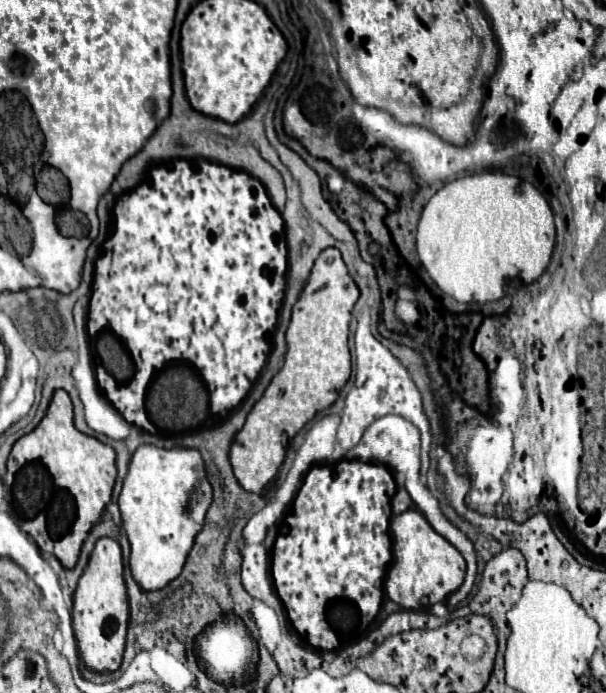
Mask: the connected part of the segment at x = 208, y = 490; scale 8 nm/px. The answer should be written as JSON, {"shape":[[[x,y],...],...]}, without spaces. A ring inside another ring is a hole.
{"shape":[[[152,444],[138,446],[130,460],[118,504],[122,526],[132,548],[132,576],[142,590],[160,590],[180,576],[212,504],[212,486],[204,470],[202,454],[194,448],[166,450]]]}

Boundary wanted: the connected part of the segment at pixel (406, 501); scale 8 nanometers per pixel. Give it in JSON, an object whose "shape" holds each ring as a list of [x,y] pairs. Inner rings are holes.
{"shape":[[[398,488],[396,496],[392,498],[392,514],[398,516],[398,514],[406,512],[408,508],[412,508],[412,498],[410,498],[410,494],[404,488]]]}

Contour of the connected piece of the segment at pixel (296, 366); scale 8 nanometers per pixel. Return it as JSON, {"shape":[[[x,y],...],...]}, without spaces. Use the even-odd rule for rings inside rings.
{"shape":[[[326,248],[318,256],[312,274],[294,304],[292,320],[286,332],[286,362],[272,378],[264,396],[250,410],[244,428],[236,436],[230,450],[234,476],[248,492],[262,494],[262,490],[276,478],[286,456],[282,434],[288,432],[290,438],[296,436],[306,422],[338,400],[342,386],[352,374],[348,334],[352,308],[358,298],[360,290],[352,280],[340,252],[336,248]]]}

